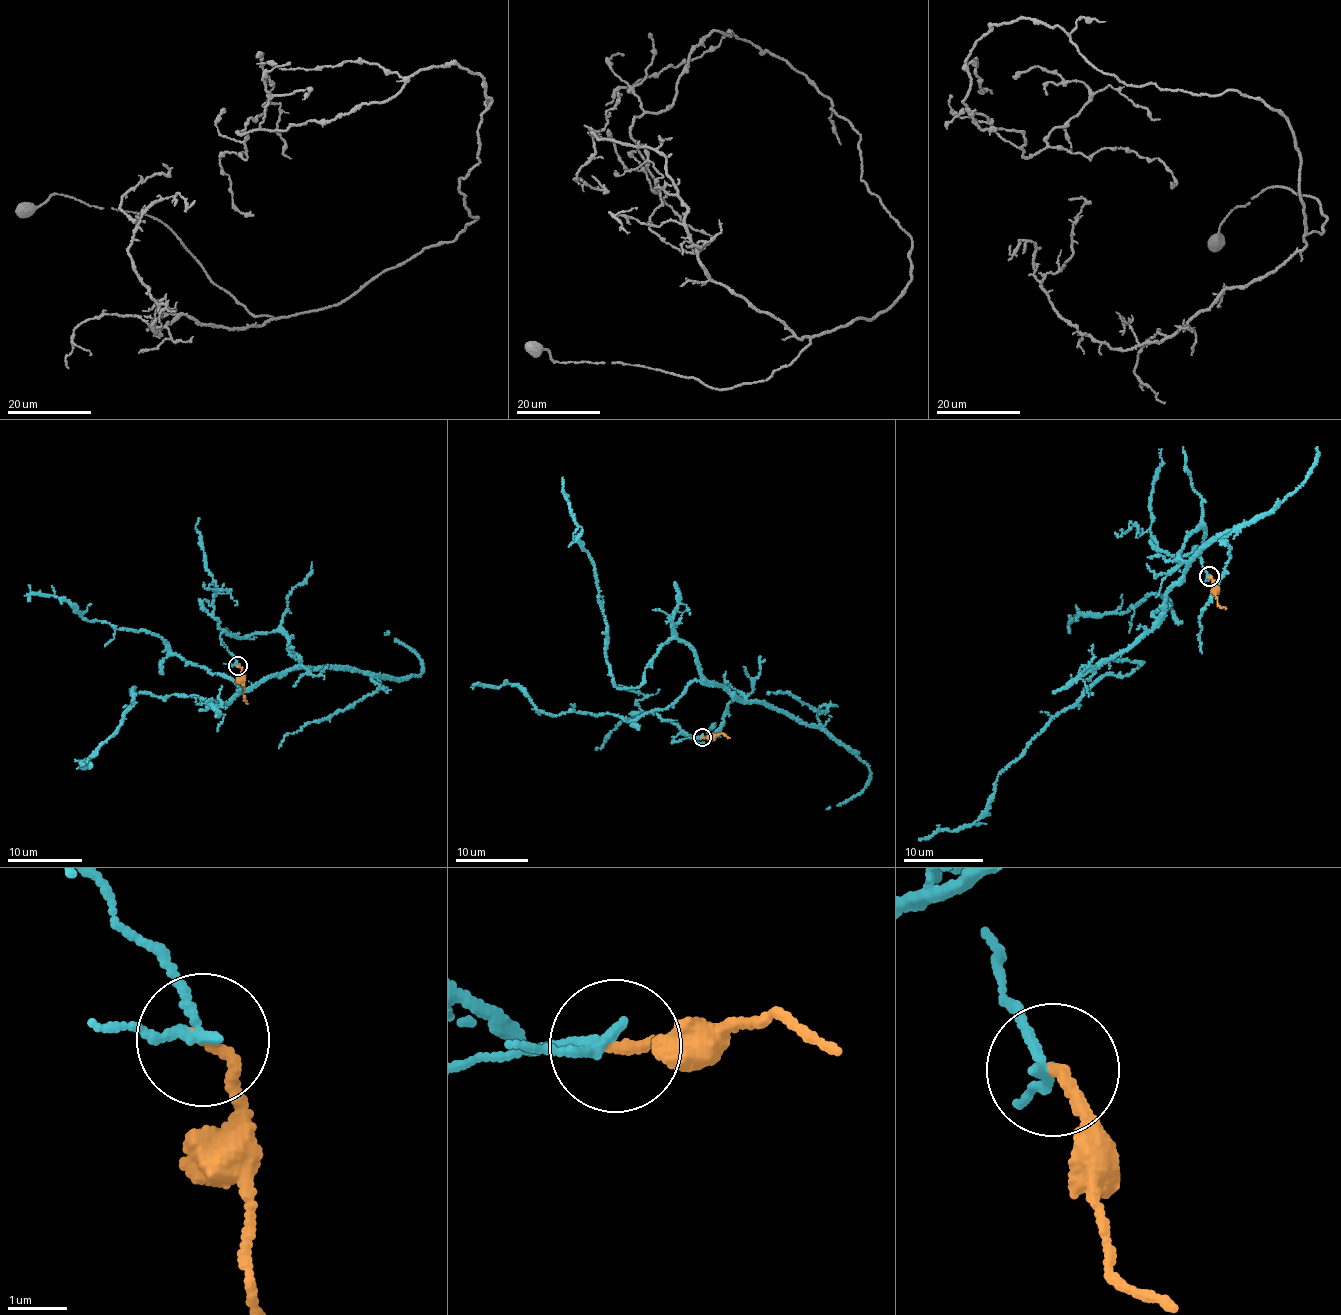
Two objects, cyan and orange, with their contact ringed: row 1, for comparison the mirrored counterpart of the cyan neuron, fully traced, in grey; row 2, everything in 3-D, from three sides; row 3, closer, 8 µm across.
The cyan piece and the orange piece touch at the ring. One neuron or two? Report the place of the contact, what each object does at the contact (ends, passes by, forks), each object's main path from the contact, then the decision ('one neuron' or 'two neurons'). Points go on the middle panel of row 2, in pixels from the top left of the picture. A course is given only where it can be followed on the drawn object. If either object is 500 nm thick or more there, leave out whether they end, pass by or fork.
place (702, 737); cyan passes by; orange ends; course cyan (700, 737), (671, 743), (710, 737), (744, 699), (703, 680), (676, 639), (638, 686), (616, 687), (563, 477); course orange (702, 738), (721, 733), (730, 738); two neurons

